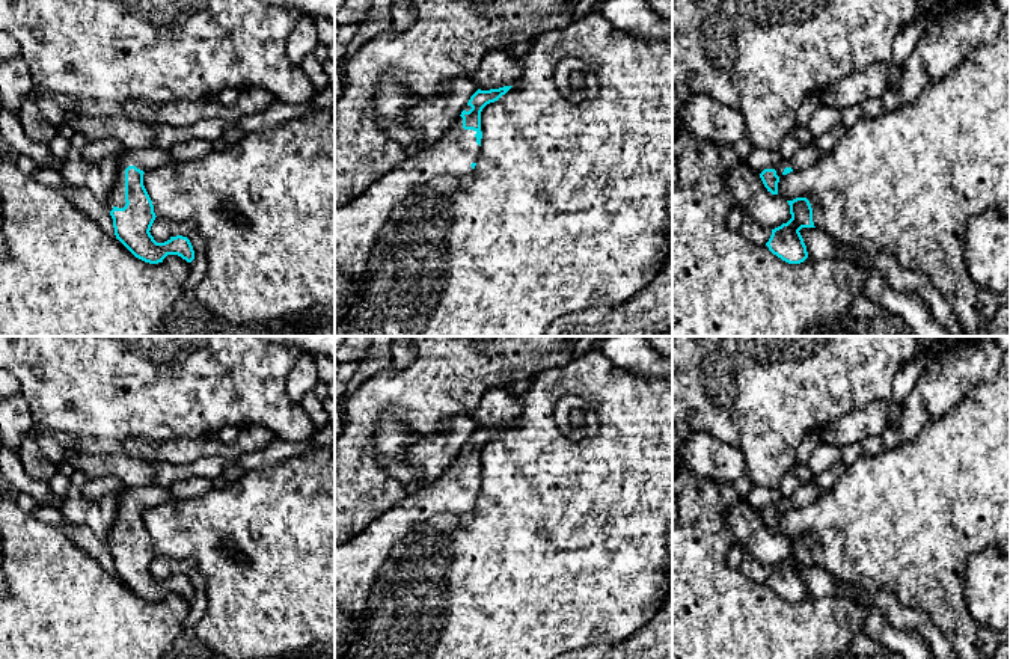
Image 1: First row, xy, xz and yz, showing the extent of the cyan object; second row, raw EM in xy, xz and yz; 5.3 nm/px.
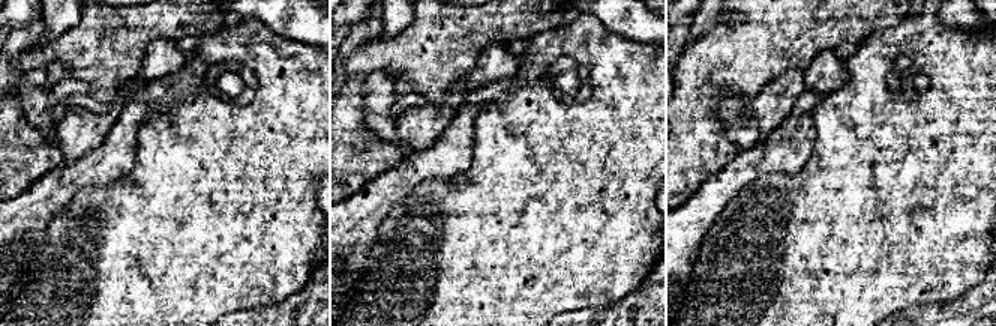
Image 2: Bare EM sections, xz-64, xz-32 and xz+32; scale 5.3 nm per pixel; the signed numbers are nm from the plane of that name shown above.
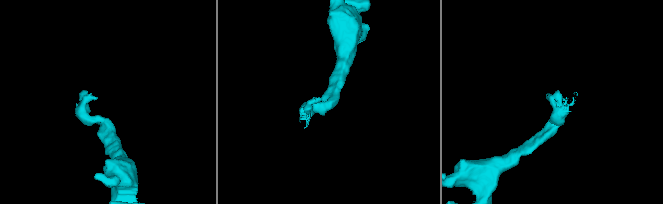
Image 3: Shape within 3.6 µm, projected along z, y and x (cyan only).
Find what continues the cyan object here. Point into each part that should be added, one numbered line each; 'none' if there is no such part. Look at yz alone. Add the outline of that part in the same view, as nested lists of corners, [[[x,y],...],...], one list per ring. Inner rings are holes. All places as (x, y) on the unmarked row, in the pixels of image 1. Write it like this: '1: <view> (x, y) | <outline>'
1: yz (807, 493) | [[[811,480],[800,484],[791,495],[785,495],[776,505],[776,513],[781,516],[785,505],[802,508],[811,505],[822,496],[823,490]]]

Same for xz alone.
1: xz (358, 561) | [[[460,454],[434,483],[409,489],[407,496],[399,504],[377,517],[356,538],[335,546],[335,659],[342,659],[354,642],[371,588],[392,547],[416,523],[425,522],[434,514],[458,514],[472,510],[470,502],[476,501],[481,492],[475,472],[476,469],[463,466],[463,455]]]

